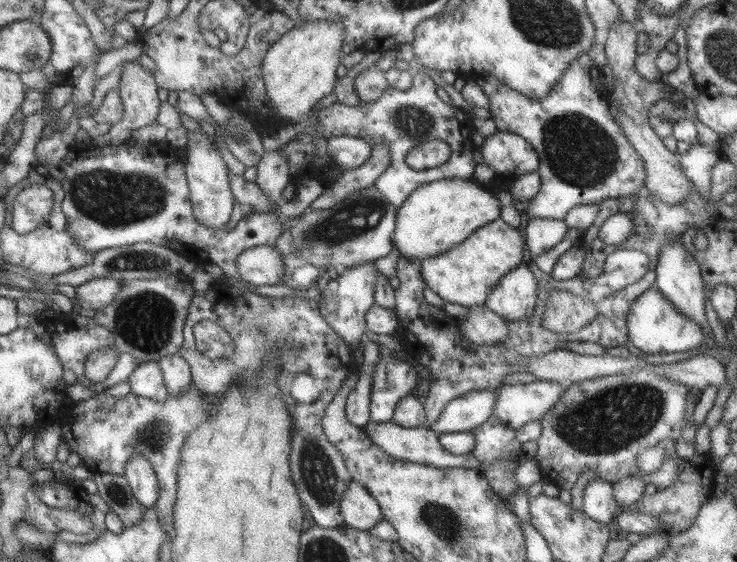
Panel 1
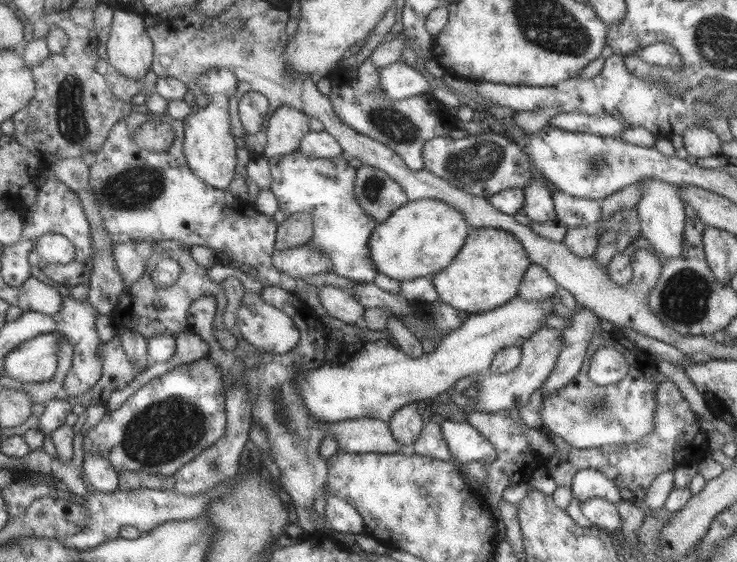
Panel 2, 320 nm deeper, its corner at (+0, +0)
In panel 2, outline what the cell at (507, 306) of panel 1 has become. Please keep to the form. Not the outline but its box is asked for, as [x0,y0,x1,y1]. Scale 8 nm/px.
[517,263,557,301]

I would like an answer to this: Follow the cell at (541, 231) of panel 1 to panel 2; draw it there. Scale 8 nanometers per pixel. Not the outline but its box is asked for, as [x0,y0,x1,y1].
[523,177,556,221]

